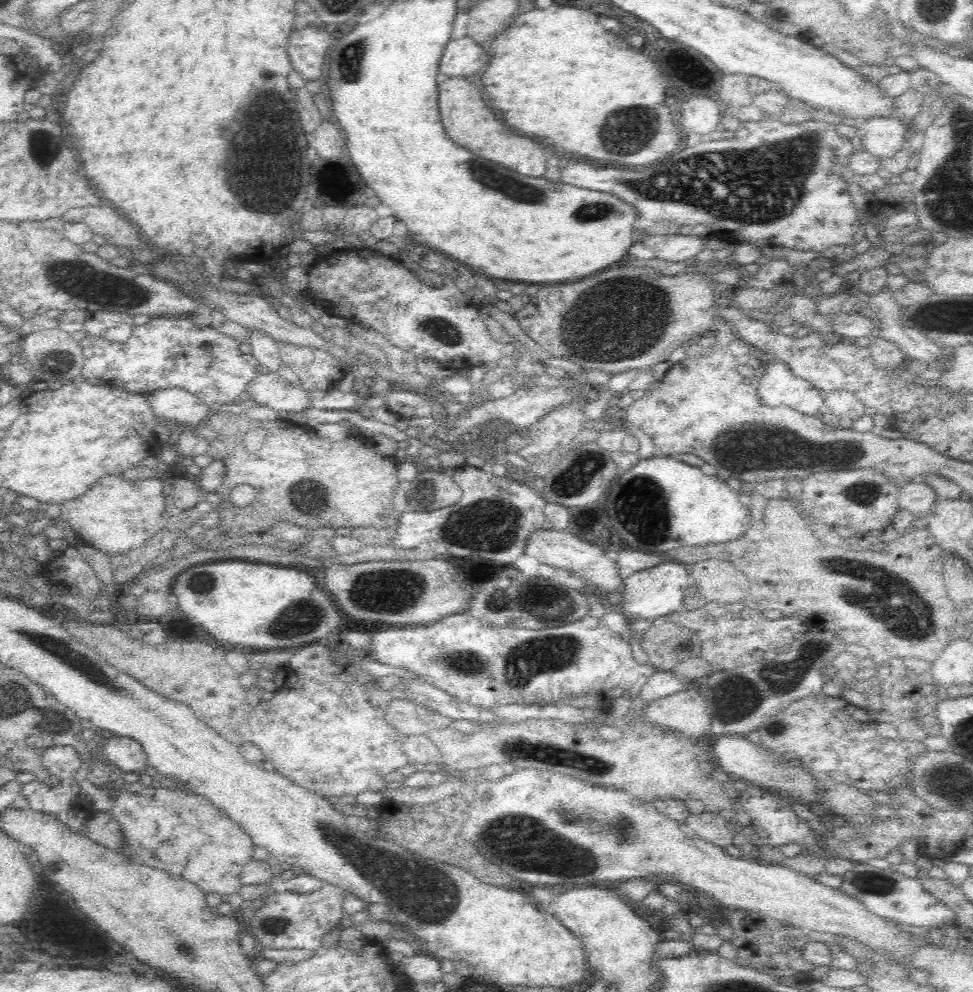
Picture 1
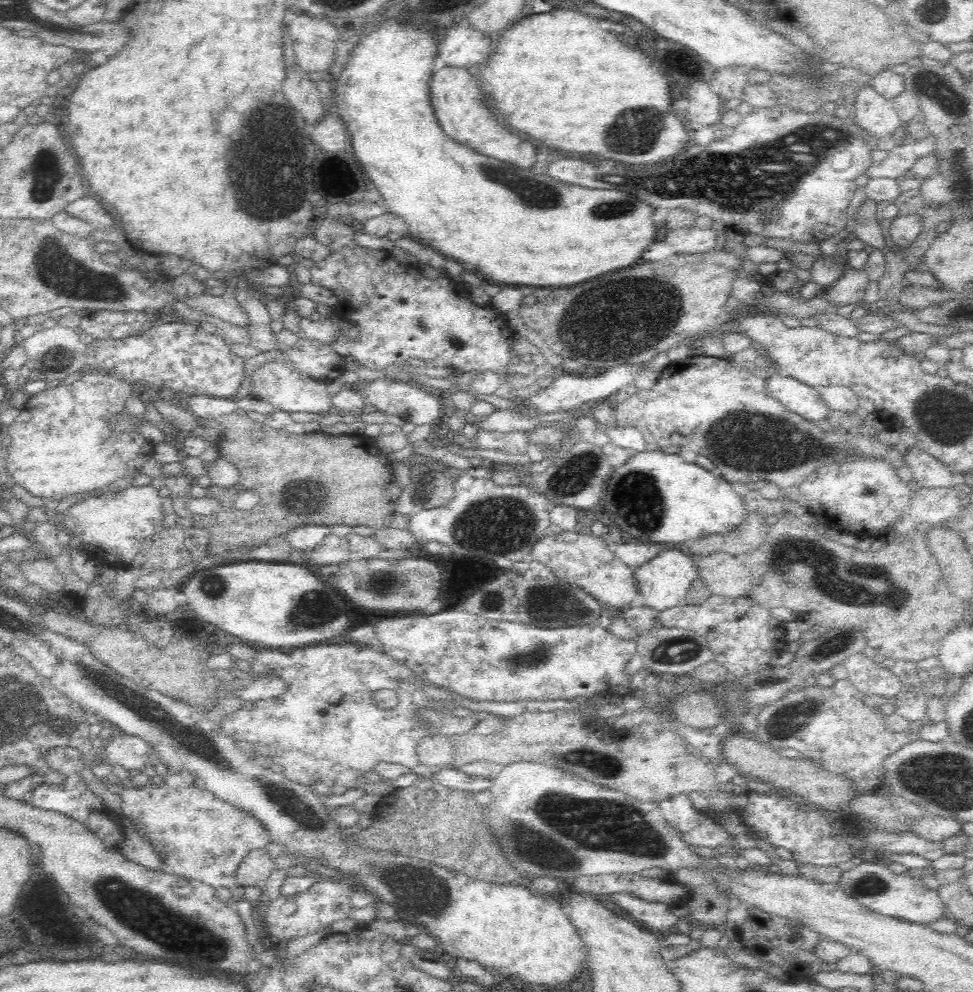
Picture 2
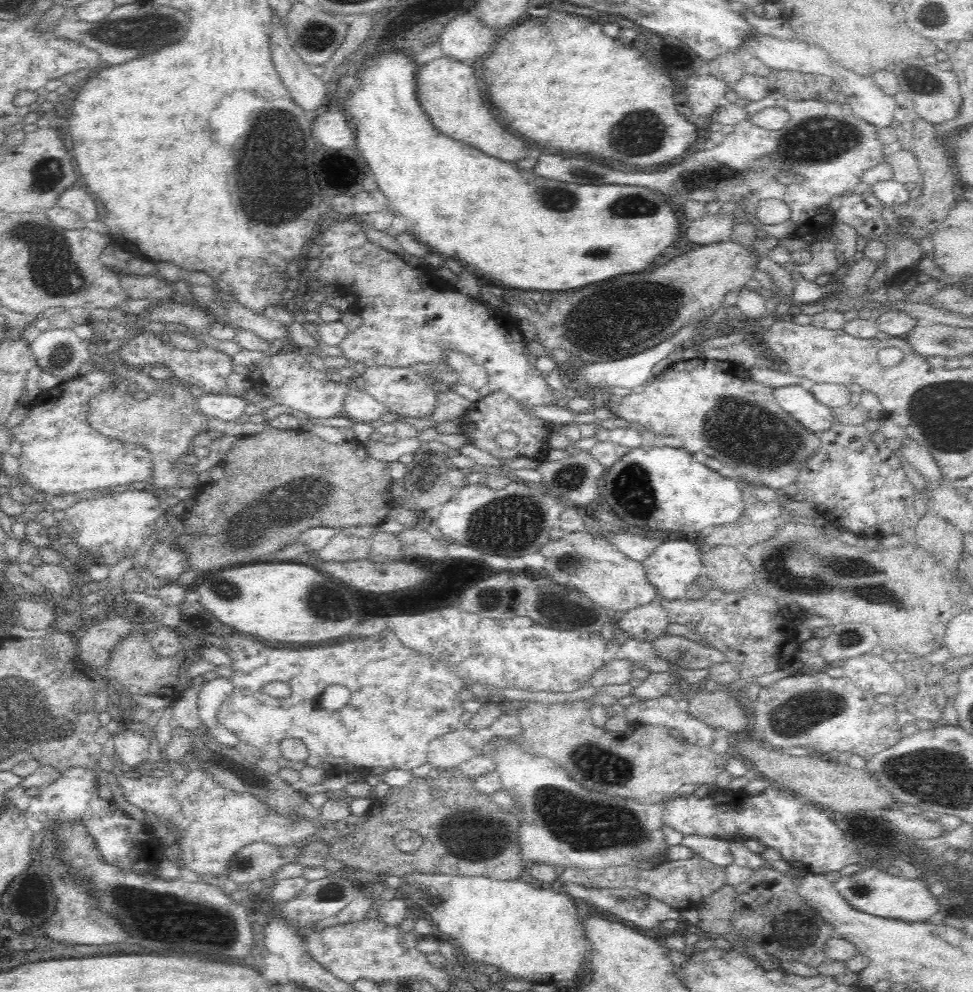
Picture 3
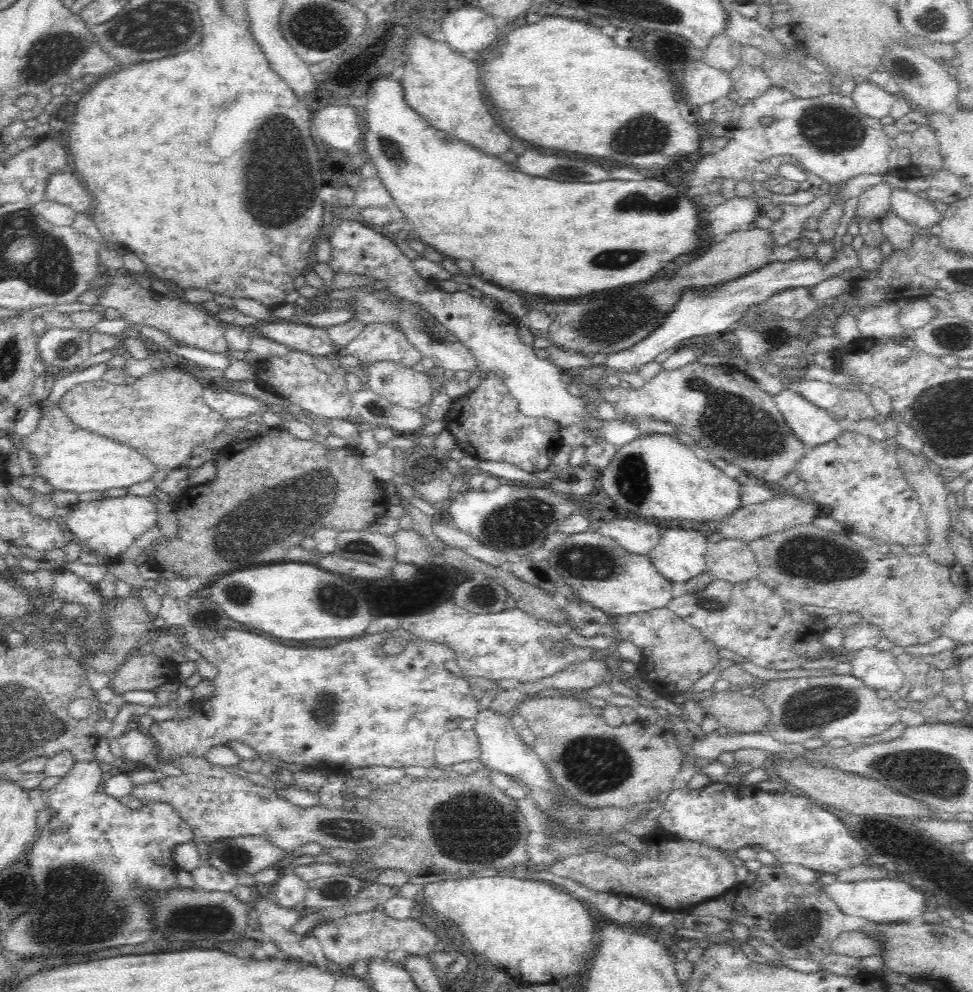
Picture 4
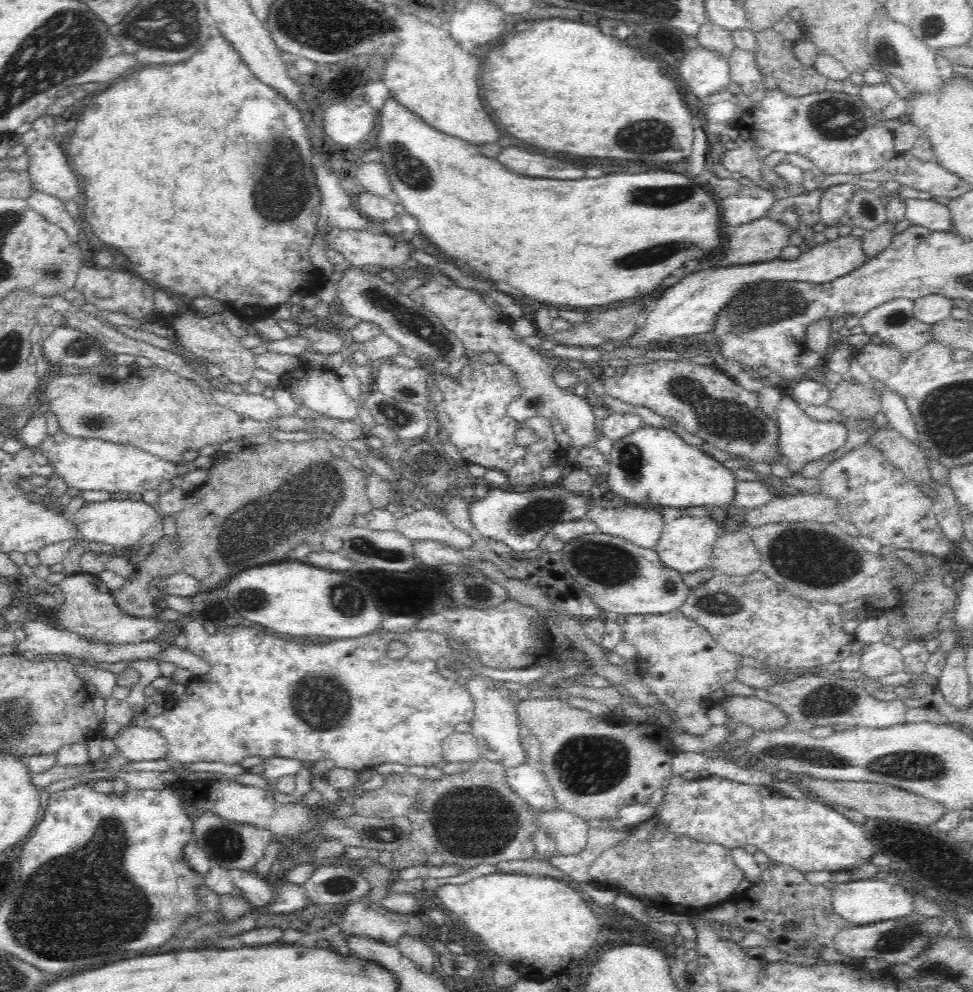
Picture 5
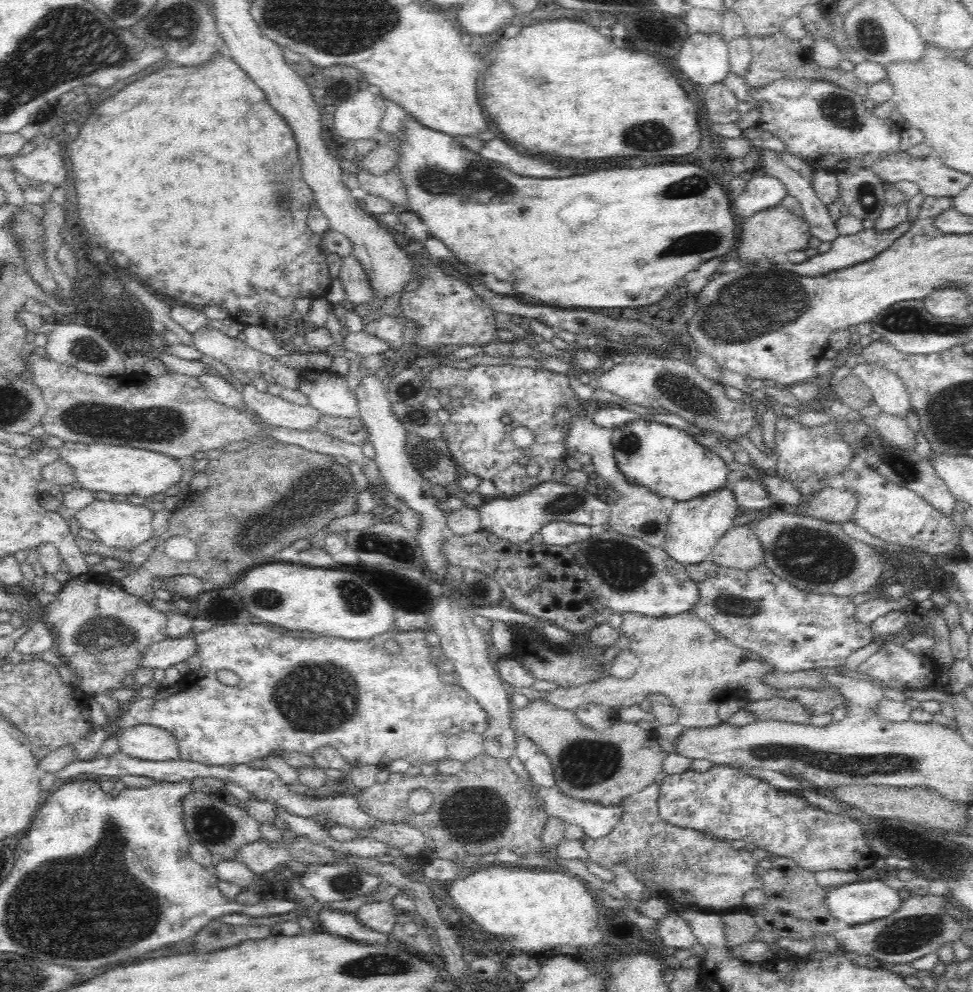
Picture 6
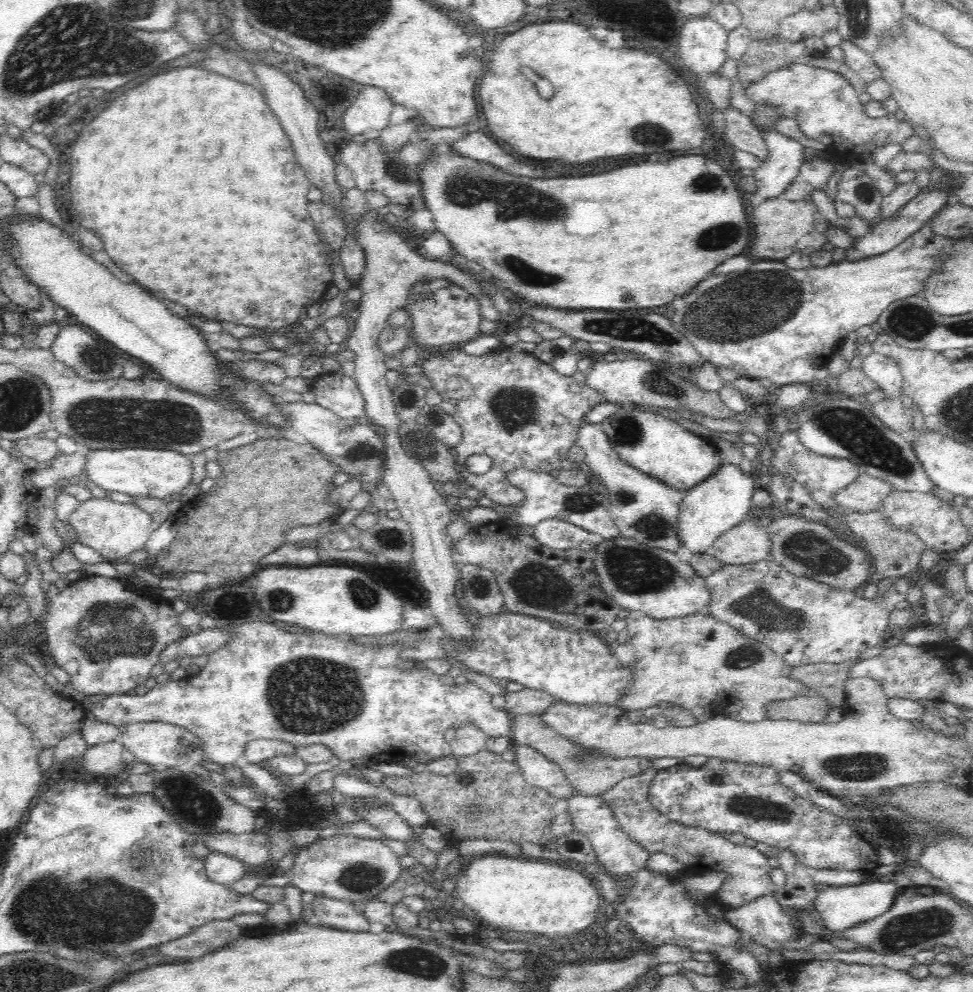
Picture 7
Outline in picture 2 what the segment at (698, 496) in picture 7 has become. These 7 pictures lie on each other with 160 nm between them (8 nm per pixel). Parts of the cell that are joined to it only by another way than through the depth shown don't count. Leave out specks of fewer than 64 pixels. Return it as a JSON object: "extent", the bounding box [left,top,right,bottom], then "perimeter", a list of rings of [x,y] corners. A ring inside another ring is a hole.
{"extent":[633,550,698,612],"perimeter":[[[668,550],[666,554],[658,554],[654,560],[649,560],[633,571],[636,591],[642,597],[642,605],[661,612],[685,604],[686,595],[698,581],[694,562],[688,556],[678,550]]]}

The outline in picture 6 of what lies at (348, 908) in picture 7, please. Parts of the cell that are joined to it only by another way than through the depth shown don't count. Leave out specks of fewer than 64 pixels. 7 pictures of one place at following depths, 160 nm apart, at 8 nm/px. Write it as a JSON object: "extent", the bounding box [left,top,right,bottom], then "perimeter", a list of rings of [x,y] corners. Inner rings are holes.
{"extent":[319,909,392,947],"perimeter":[[[322,909],[319,915],[321,927],[328,930],[330,934],[338,934],[342,938],[348,938],[358,943],[366,943],[368,946],[389,947],[392,945],[390,936],[376,933],[374,930],[363,926],[363,924],[357,922],[354,914]]]}

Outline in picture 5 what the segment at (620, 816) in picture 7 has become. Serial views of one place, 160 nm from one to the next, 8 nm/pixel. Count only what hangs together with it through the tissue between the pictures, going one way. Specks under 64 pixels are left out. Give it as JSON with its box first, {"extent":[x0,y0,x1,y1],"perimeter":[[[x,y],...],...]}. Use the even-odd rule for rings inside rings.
{"extent":[587,813,745,915],"perimeter":[[[659,813],[634,825],[617,846],[602,852],[587,874],[589,883],[602,891],[620,891],[640,901],[649,900],[651,906],[665,912],[682,915],[729,901],[745,878],[730,850],[670,833]]]}

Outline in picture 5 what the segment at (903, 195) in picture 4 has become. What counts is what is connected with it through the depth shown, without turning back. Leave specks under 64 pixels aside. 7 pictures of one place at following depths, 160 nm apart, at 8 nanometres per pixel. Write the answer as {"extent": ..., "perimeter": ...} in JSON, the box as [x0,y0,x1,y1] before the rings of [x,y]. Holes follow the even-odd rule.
{"extent":[902,199,950,232],"perimeter":[[[902,199],[904,201],[905,218],[912,226],[924,227],[934,232],[950,231],[950,209],[932,199],[917,200]]]}

